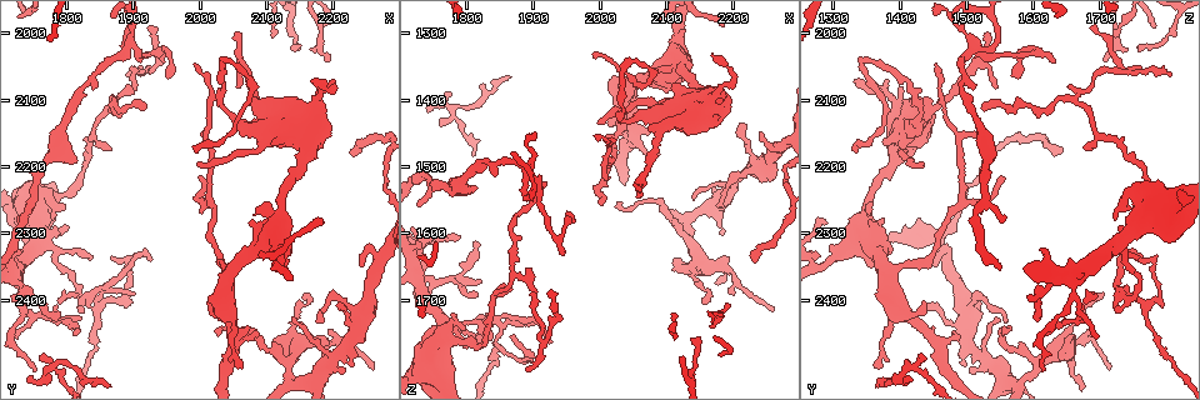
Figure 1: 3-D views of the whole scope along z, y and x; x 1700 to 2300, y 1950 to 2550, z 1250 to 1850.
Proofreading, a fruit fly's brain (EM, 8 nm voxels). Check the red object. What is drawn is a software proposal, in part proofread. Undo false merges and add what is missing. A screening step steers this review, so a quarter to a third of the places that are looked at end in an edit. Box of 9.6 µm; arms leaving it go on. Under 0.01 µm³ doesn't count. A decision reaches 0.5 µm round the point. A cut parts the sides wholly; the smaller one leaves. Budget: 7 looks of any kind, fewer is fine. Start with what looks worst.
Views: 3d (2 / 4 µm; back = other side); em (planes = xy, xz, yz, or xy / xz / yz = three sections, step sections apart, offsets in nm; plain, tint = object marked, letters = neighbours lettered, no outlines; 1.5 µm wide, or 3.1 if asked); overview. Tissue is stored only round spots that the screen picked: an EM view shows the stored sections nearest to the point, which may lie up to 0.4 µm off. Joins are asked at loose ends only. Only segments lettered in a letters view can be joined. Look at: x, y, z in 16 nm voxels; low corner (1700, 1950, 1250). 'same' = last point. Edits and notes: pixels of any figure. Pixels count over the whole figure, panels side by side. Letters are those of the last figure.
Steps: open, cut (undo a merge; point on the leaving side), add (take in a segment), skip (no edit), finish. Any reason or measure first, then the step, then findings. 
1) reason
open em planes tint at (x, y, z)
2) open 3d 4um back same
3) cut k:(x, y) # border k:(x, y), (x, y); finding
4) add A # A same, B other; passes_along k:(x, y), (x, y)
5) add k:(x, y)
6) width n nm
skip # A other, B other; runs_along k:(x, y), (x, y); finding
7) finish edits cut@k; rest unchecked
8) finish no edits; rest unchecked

free end
open em planes letters at (2230, 2500, 1500)

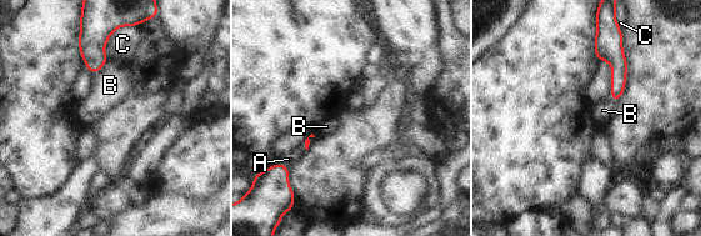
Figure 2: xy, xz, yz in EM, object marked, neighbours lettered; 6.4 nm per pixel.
skip # A other, B other, C other; border 2:(108, 59), (91, 75); none of them fits

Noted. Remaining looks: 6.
open em planes letters at (1945, 2045, 1635)

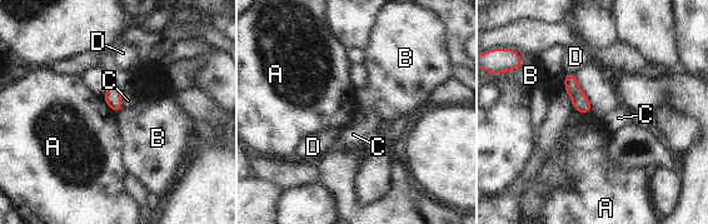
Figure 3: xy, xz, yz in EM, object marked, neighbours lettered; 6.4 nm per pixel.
width 110 nm; longest_contact A 140 nm
skip # A other, B other, C other, D other; no lettered segment goes on from it

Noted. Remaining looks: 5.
an open end
open em xz step 4 letters at (2255, 2505, 1715)

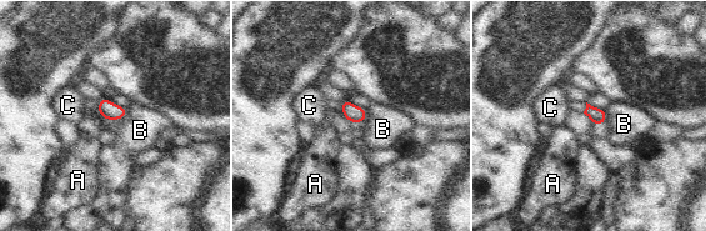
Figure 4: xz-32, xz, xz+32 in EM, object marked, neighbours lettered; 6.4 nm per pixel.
width 100 nm
skip # A other, B other, C other; border 4:(129, 109), (120, 119), (106, 120); none of them fits

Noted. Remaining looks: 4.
finish no edits; rest unchecked

